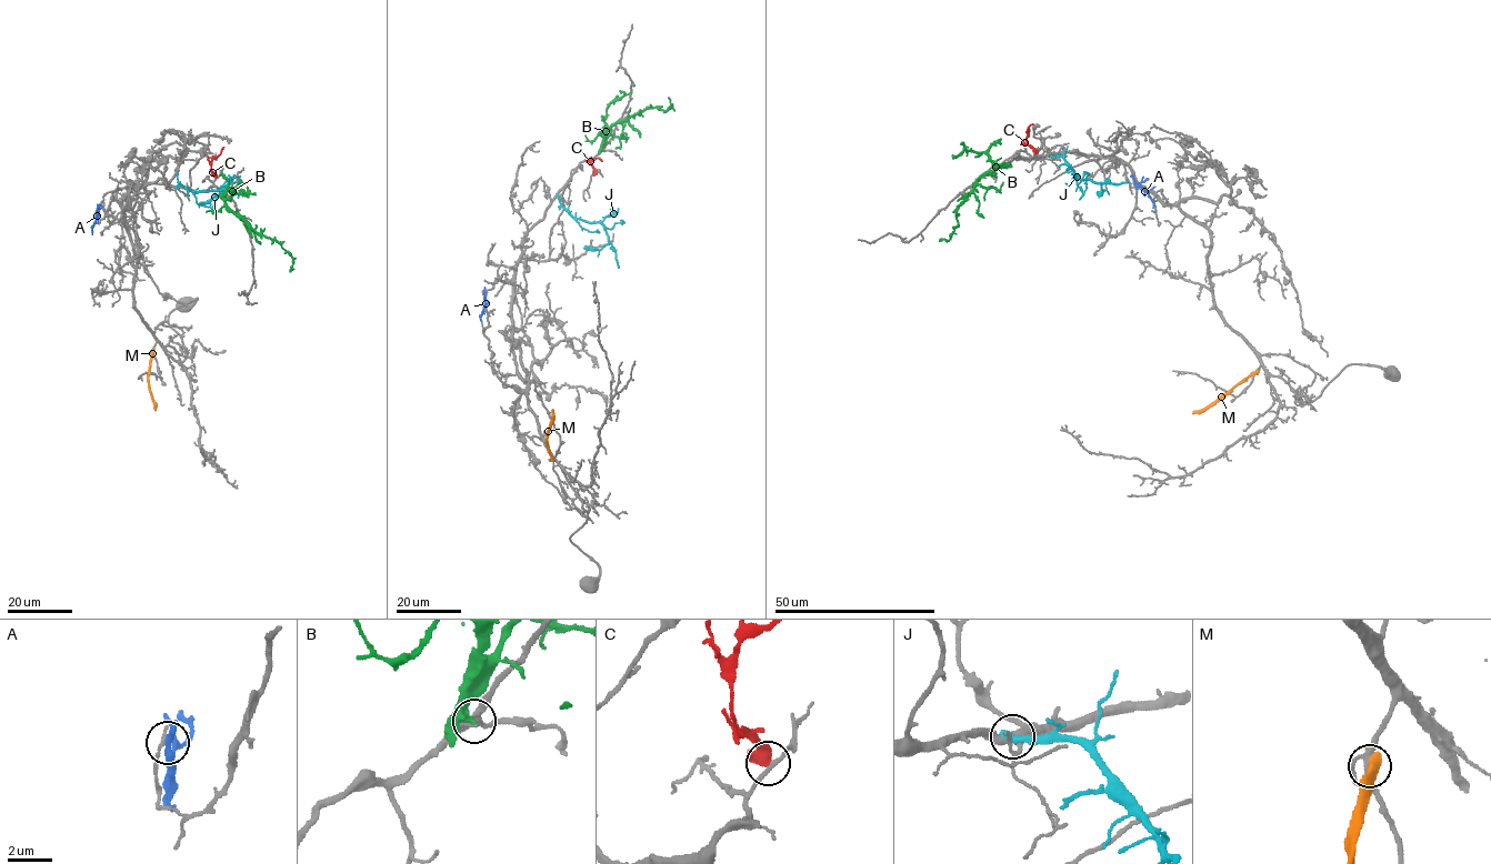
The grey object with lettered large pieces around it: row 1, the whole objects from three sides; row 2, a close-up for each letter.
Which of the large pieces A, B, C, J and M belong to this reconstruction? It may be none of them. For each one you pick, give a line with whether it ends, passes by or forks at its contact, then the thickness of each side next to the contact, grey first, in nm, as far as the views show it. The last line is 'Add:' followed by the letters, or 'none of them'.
Add: none of them

